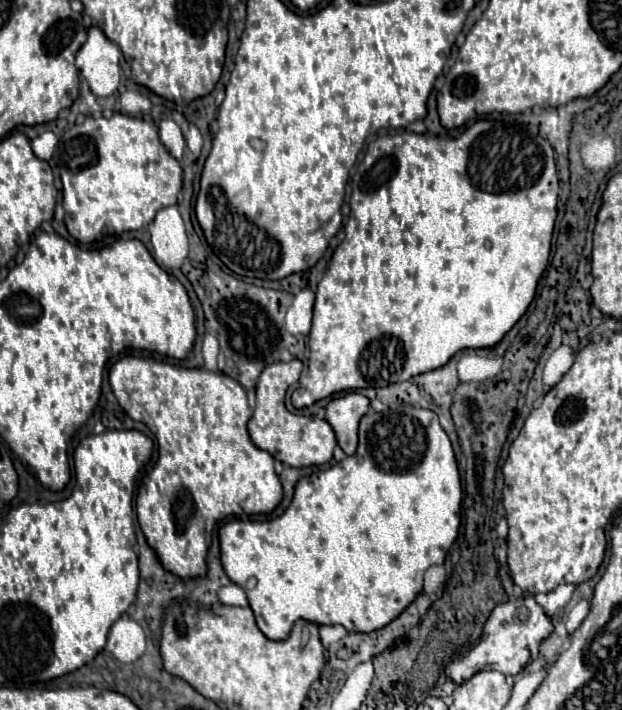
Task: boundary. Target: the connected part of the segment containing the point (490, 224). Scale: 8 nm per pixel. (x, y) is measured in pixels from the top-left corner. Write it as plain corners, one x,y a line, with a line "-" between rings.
478,120
460,138
438,138
432,134
402,132
396,136
380,136
370,142
364,160
358,164
352,176
350,194
350,218
344,228
346,240
336,248
330,260
326,276
318,284
316,292
312,330
308,336
308,374
302,376
300,388
291,396
294,408
308,408
314,402
332,394
356,388
384,388
386,384
406,382
422,372
430,372
448,364
448,360
466,348
494,348
510,328
522,318
534,300
536,286
544,274
551,255
552,232
556,222
558,204
558,172
554,162
554,150
546,138
536,130
518,122
500,120

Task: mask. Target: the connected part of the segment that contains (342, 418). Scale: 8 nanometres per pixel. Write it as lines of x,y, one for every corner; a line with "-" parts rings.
346,394
330,400
326,406
326,420
336,432
338,446
352,456
358,448
358,424
368,412
370,400
362,394

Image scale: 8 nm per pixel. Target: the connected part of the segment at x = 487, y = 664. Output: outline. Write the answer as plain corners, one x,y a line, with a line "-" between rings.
526,596
526,598
516,598
516,600
508,600
500,606
496,606
488,618
488,622
484,624
484,632
482,632
482,640
462,658
456,658
448,664
446,674
456,682
462,684
468,678
472,678
474,674
482,672
482,670
498,670
504,676
516,676
530,660
532,660
532,652
530,652
530,644
528,638
532,636
532,646
534,646
534,656
538,656
538,646
544,638
548,638
554,632
554,626
550,622
550,618
544,614
544,610
536,604
534,596

